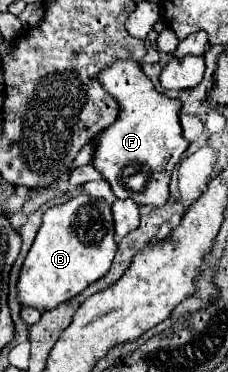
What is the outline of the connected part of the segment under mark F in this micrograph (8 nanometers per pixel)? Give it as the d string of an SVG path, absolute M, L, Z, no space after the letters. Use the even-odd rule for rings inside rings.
M116 59L116 63L100 71L98 79L100 85L120 103L120 115L110 127L96 135L92 165L112 185L116 197L130 197L136 205L162 207L168 201L170 173L188 149L178 117L180 101L158 93L138 61ZM130 179L136 179L136 183L132 185Z

